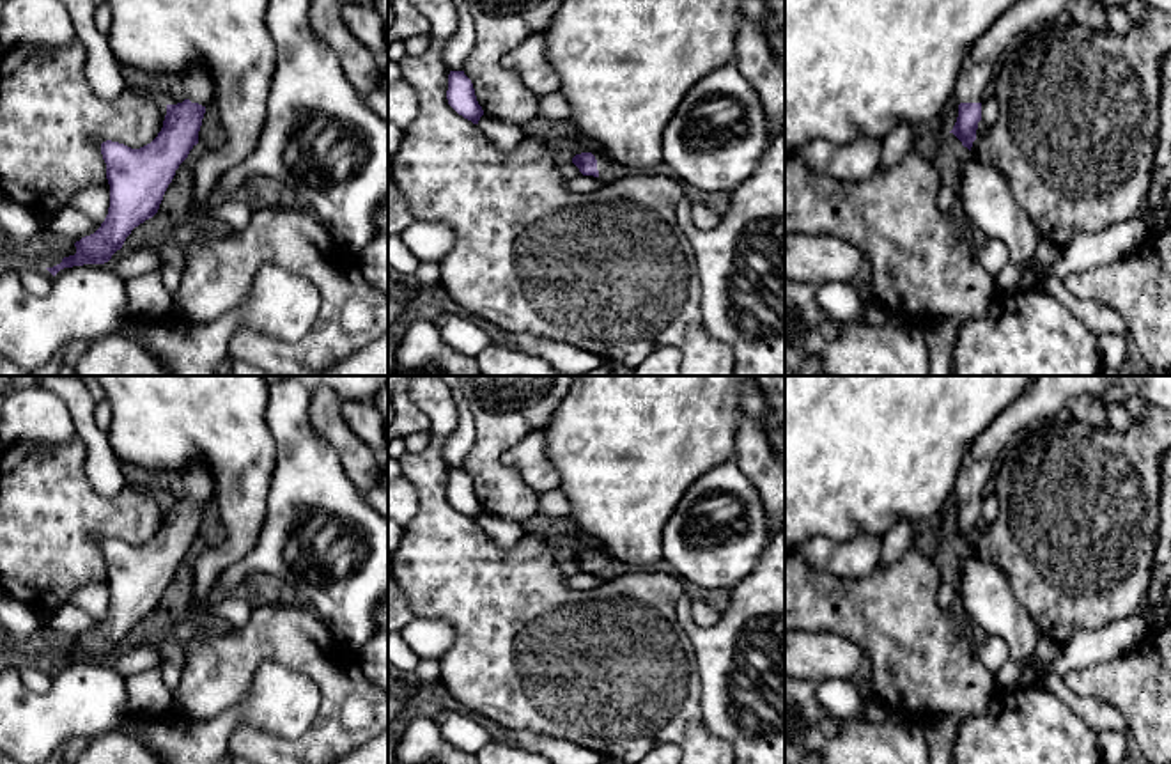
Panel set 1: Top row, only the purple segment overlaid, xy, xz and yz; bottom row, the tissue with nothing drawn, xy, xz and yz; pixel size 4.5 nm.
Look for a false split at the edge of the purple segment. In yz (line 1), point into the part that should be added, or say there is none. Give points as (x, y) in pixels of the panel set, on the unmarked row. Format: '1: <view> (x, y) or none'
1: yz (1044, 397)

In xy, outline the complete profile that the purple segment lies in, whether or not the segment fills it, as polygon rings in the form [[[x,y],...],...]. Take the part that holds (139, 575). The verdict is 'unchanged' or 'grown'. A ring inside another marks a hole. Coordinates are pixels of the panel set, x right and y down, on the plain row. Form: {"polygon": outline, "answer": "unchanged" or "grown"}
{"polygon": [[[202,461],[184,464],[179,475],[186,496],[167,502],[163,525],[151,541],[140,546],[112,537],[101,541],[110,581],[108,612],[94,631],[74,640],[74,652],[46,665],[53,674],[64,665],[108,659],[131,628],[158,610],[175,567],[198,541],[206,505],[214,495],[213,473]]], "answer": "grown"}

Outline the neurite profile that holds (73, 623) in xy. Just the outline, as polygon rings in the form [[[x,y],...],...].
[[[73,603],[62,604],[46,620],[46,626],[62,631],[69,638],[80,638],[94,631],[101,620],[92,619],[89,613],[78,610]]]

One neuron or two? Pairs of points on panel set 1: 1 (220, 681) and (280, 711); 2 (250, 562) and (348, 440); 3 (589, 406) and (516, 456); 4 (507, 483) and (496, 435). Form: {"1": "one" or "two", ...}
{"1": "two", "2": "two", "3": "two", "4": "one"}

